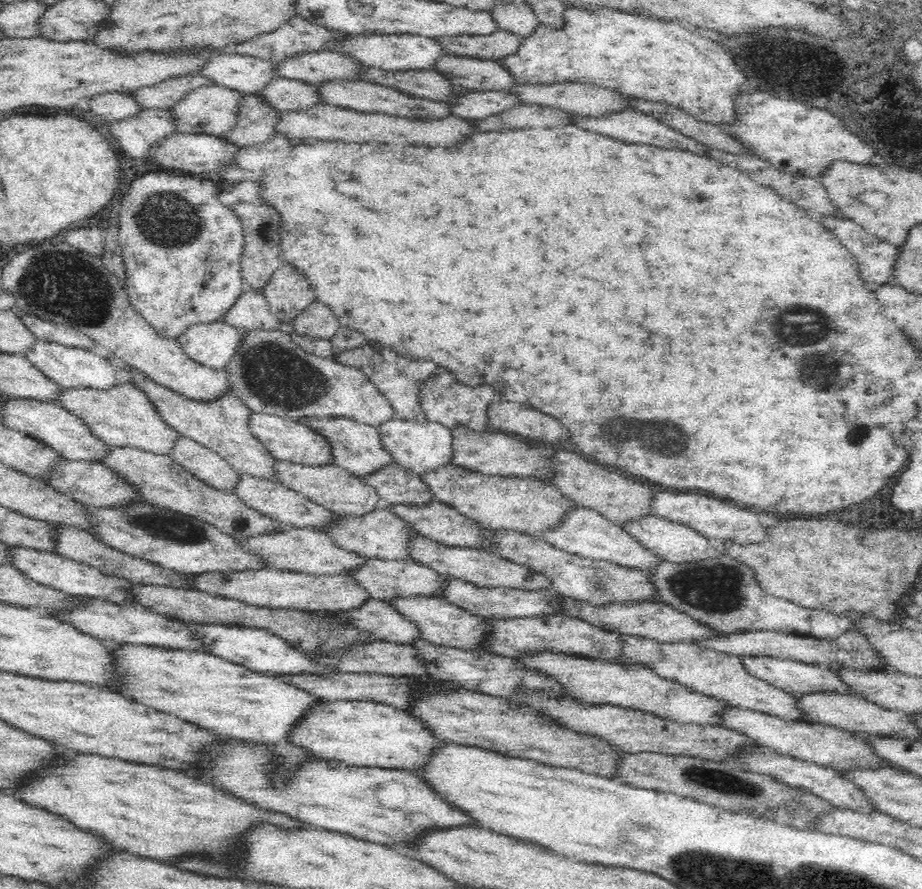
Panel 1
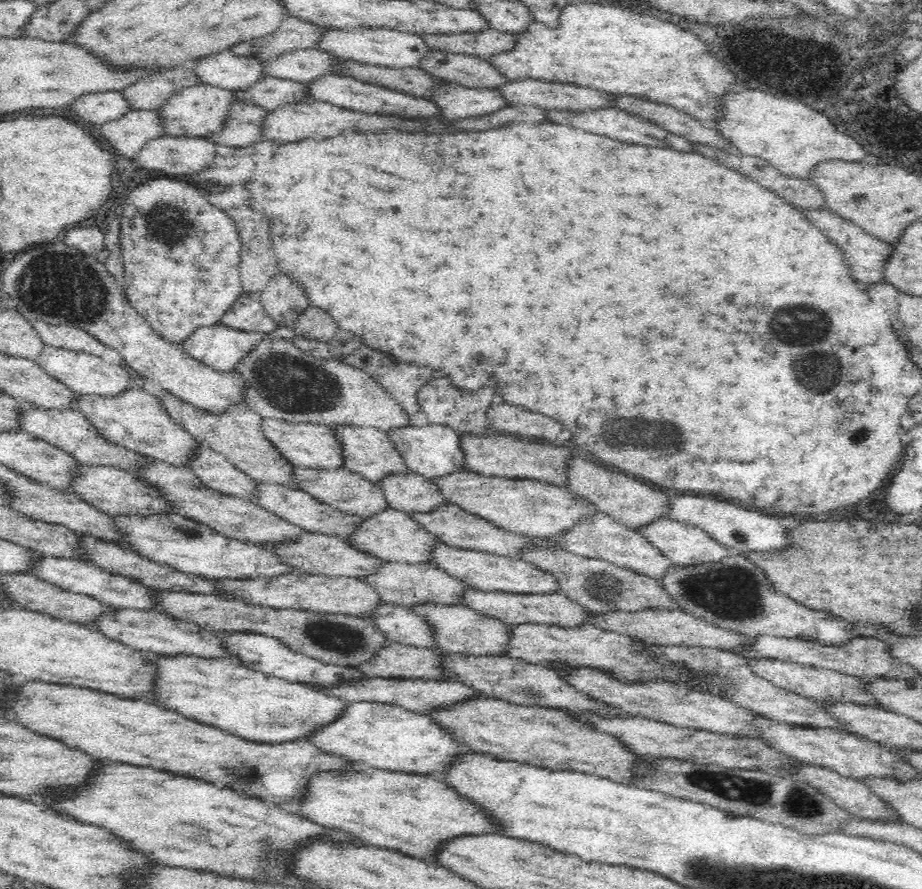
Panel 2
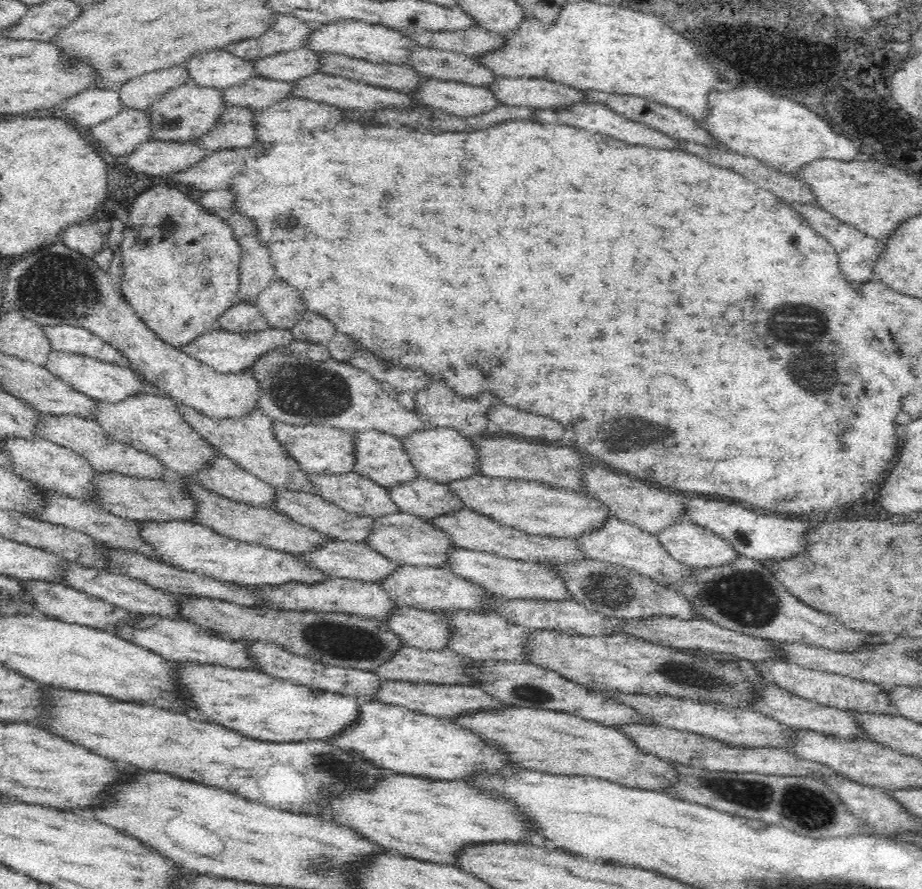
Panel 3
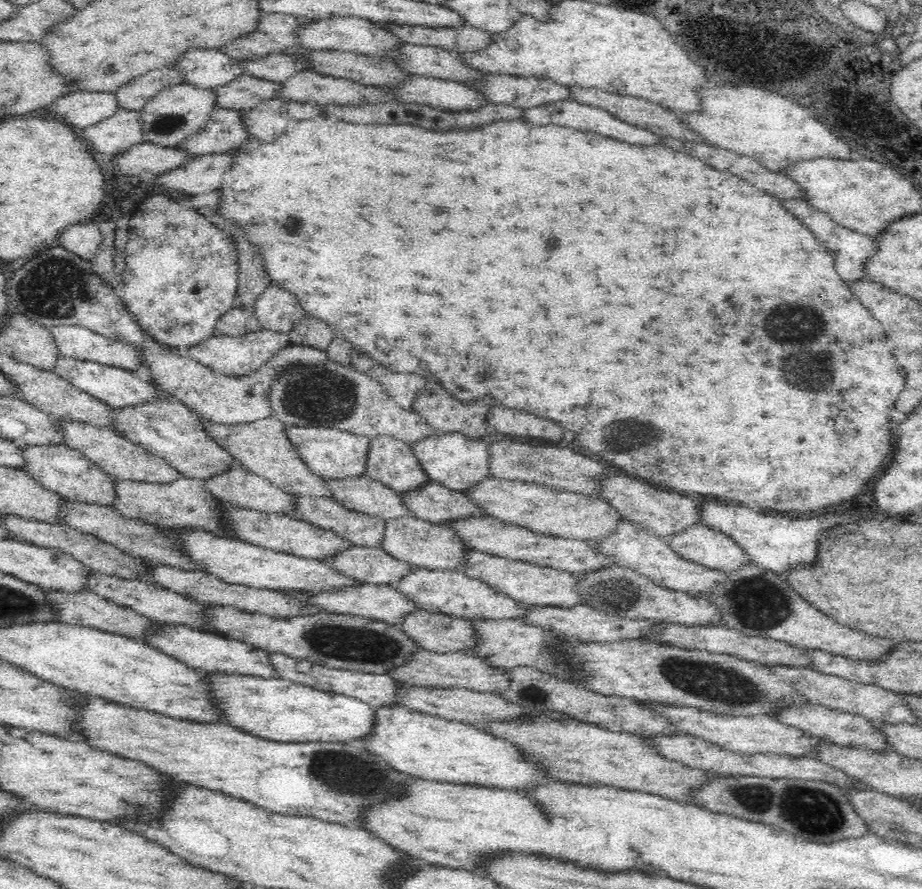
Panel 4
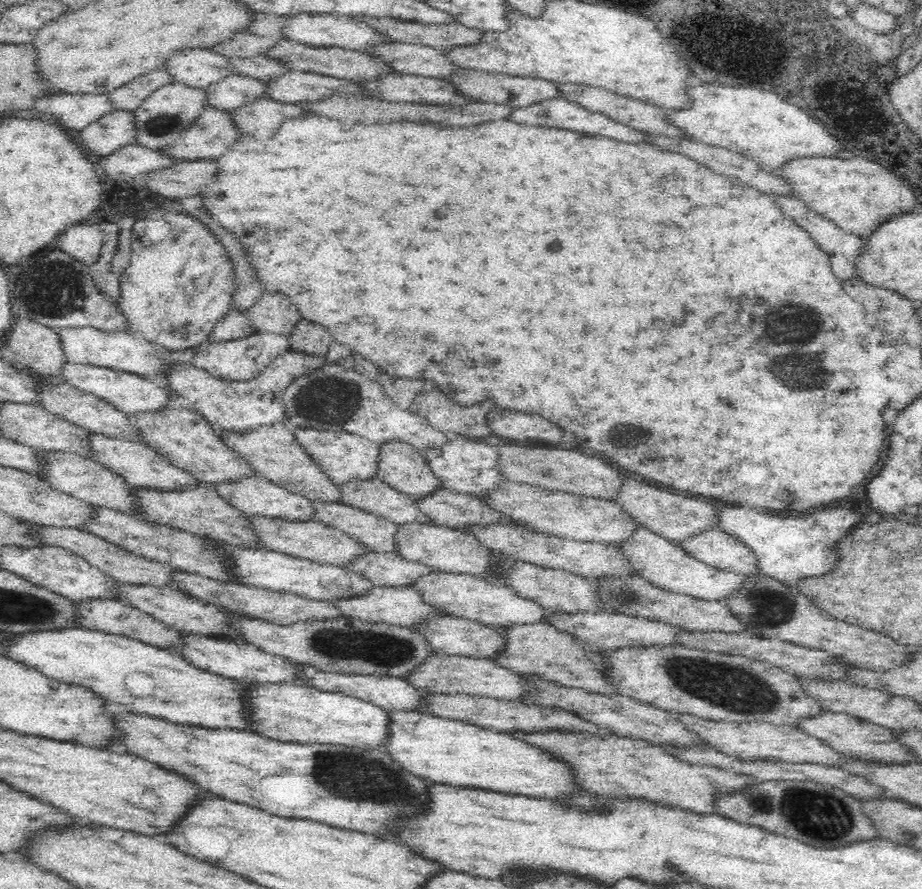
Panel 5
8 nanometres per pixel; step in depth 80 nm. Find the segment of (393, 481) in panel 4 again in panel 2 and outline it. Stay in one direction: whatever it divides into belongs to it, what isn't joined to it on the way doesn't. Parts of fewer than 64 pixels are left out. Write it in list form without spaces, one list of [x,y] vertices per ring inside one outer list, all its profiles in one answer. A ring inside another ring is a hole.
[[[336,427],[338,437],[344,443],[344,466],[349,471],[359,474],[362,478],[378,485],[380,480],[392,476],[392,474],[408,474],[410,467],[404,462],[402,453],[396,449],[392,437],[385,431],[367,427]]]

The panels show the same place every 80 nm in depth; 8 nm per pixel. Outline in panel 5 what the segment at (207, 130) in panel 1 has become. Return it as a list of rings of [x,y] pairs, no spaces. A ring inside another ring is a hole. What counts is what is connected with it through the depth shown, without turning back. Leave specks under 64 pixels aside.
[[[170,82],[151,92],[133,113],[134,144],[159,149],[174,144],[206,106],[205,89]]]

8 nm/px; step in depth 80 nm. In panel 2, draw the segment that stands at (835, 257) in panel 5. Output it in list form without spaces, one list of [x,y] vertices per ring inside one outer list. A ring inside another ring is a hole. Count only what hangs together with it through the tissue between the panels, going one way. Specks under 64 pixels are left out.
[[[829,209],[804,210],[806,210],[806,218],[808,218],[818,230],[822,230],[835,246],[840,248],[844,256],[844,263],[846,264],[846,268],[848,268],[848,274],[850,274],[851,278],[854,278],[856,282],[866,282],[866,284],[878,282],[878,280],[882,278],[883,274],[880,270],[885,266],[884,262],[886,262],[893,251],[892,244],[882,242],[882,240],[878,240],[874,238],[874,236],[862,232],[862,228],[858,228],[858,226],[854,226],[854,224],[842,220],[840,216],[830,214],[831,211]]]

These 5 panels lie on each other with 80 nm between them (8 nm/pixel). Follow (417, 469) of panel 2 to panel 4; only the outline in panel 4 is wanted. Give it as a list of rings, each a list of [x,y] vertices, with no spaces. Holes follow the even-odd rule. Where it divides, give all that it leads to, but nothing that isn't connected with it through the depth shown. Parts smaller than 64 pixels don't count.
[[[439,433],[412,444],[412,451],[424,466],[428,477],[445,488],[465,493],[478,487],[480,482],[493,478],[490,471],[490,442],[485,440],[470,438],[462,433]]]

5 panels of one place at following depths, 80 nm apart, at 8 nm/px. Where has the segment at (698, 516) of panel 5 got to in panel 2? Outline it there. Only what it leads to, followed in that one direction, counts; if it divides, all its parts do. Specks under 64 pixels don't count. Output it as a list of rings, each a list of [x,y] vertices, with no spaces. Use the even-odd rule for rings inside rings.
[[[579,452],[572,456],[568,482],[568,488],[572,493],[590,500],[600,507],[600,512],[609,514],[619,523],[638,531],[650,524],[656,524],[662,518],[668,518],[672,510],[673,500],[666,492],[654,490],[644,483],[633,480],[628,474],[598,467],[594,465],[592,458]]]

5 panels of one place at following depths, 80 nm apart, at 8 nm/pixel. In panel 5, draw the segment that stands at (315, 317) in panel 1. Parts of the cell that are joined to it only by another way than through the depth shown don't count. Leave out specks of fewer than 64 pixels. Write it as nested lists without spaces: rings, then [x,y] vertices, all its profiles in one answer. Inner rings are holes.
[[[300,320],[298,326],[295,326],[287,337],[290,351],[310,354],[310,356],[316,358],[324,358],[326,363],[328,350],[320,350],[320,348],[330,348],[332,336],[322,326],[316,326],[316,324],[310,324],[306,320]]]

